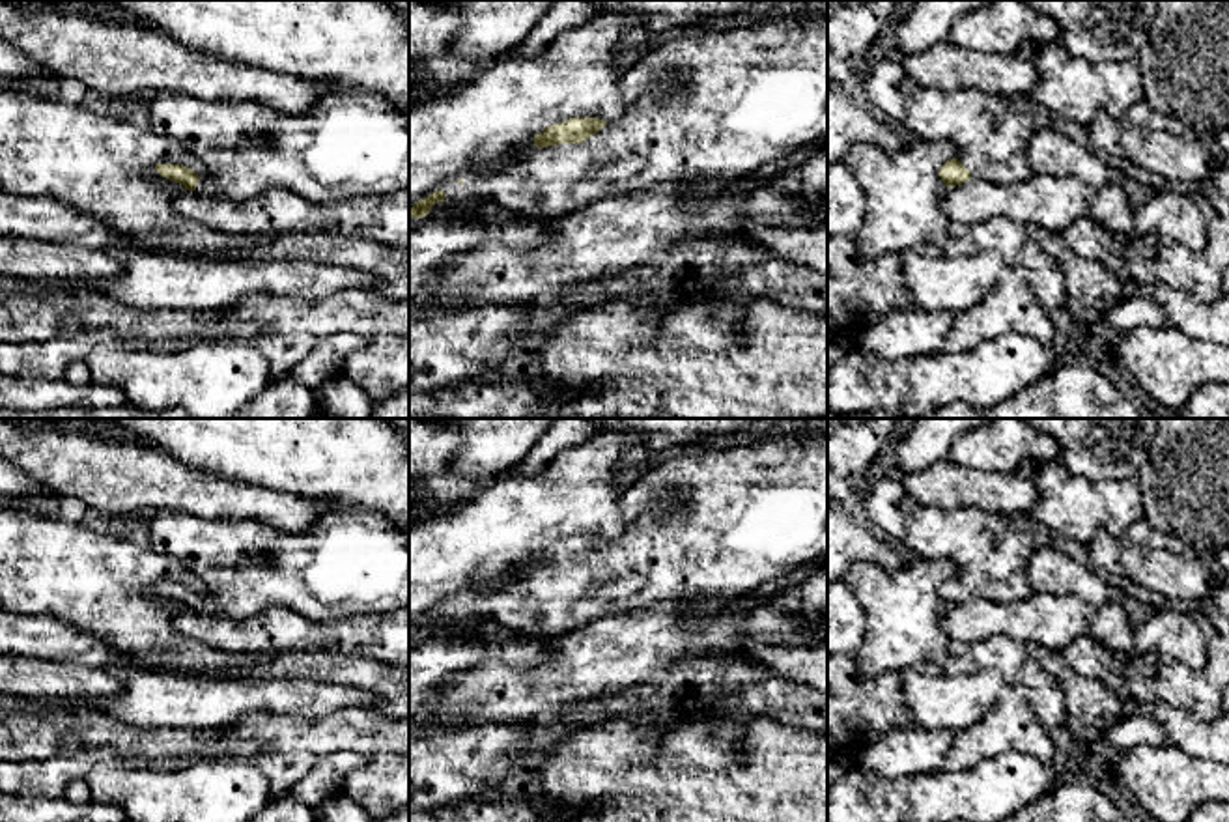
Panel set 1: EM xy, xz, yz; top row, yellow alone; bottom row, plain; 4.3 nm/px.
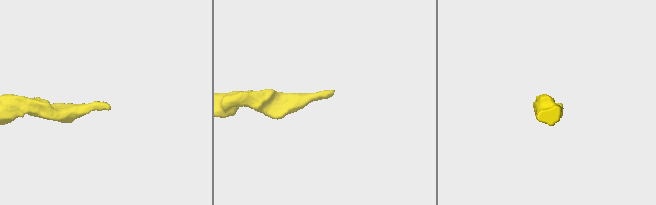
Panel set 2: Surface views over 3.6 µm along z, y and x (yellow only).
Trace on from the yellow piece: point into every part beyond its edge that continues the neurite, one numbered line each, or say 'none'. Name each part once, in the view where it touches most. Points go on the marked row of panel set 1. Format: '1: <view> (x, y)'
1: xz (714, 105)

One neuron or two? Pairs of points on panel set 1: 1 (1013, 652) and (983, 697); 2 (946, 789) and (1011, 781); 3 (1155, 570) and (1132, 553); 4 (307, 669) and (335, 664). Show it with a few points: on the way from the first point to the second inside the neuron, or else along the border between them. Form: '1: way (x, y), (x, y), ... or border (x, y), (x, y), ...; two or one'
1: border (957, 677), (996, 669), (1005, 682); two
2: way (962, 791), (994, 789); one
3: way (1149, 568), (1138, 559); one
4: way (314, 667), (327, 667); one

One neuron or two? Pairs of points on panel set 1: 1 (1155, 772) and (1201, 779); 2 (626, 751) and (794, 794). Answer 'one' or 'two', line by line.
1: one
2: one

